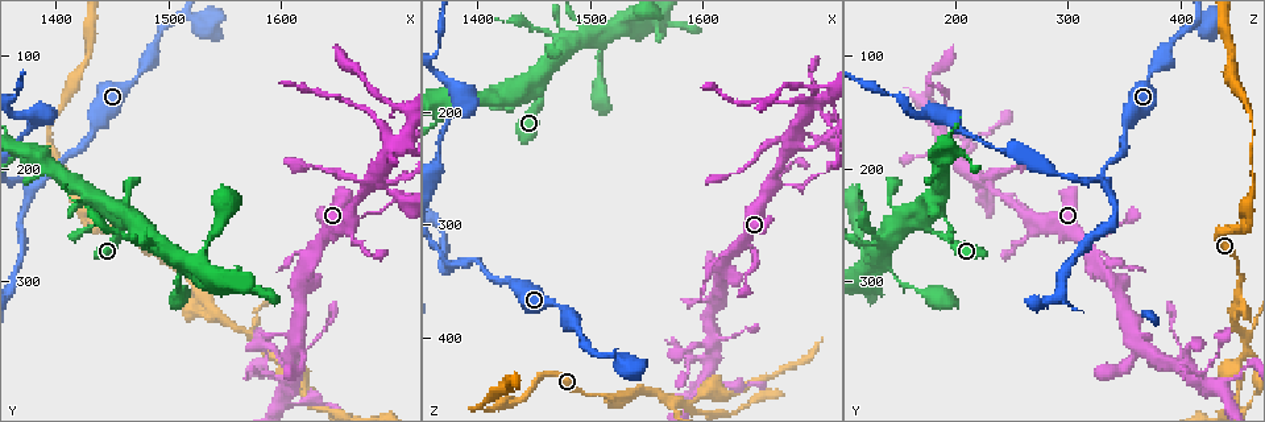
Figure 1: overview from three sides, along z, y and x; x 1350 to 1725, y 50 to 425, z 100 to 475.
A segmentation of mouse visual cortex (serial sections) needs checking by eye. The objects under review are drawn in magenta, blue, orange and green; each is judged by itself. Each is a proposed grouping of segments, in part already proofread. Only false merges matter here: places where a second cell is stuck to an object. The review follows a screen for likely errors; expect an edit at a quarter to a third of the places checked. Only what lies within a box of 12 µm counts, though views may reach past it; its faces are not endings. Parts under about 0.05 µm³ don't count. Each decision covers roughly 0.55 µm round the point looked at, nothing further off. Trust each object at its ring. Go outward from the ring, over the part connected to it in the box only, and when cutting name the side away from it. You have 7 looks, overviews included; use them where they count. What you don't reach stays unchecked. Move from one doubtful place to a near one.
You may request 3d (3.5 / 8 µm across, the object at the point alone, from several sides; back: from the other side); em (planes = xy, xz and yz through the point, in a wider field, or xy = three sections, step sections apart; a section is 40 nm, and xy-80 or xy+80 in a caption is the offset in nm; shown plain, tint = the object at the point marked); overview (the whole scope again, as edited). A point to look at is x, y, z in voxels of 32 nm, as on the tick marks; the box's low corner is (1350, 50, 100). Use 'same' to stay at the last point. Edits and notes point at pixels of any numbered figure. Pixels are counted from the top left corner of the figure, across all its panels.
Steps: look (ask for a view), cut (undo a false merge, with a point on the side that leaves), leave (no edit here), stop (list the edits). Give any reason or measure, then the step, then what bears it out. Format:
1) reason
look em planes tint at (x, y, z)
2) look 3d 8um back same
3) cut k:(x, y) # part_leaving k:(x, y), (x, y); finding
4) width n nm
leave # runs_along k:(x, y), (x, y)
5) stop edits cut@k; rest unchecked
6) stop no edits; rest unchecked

small branch off a trunk
look 3d 3.5um at (1472, 260, 132)

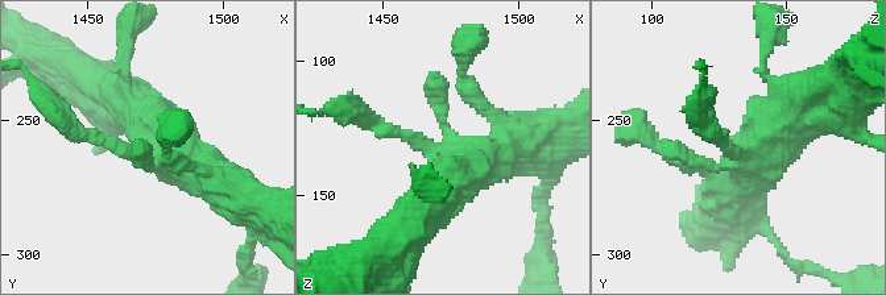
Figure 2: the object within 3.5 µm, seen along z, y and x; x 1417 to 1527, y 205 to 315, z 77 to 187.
shape alone is not enough
look em xy step 3 tint at (1471, 262, 134)

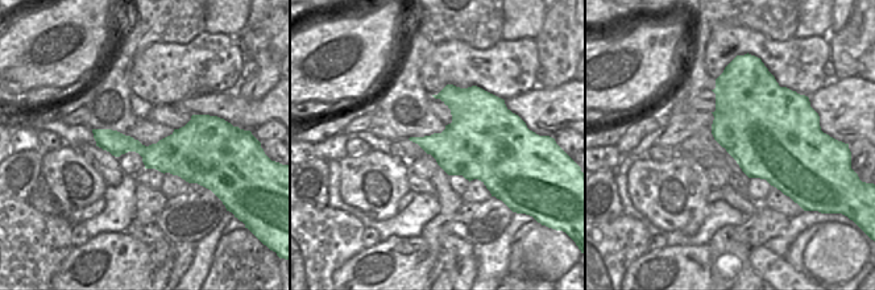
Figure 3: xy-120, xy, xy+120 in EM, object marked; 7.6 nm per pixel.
cut 2:(708, 134) # part_leaving 2:(724, 141), (700, 116), (704, 65); two cells meet here

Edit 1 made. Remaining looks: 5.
look overview

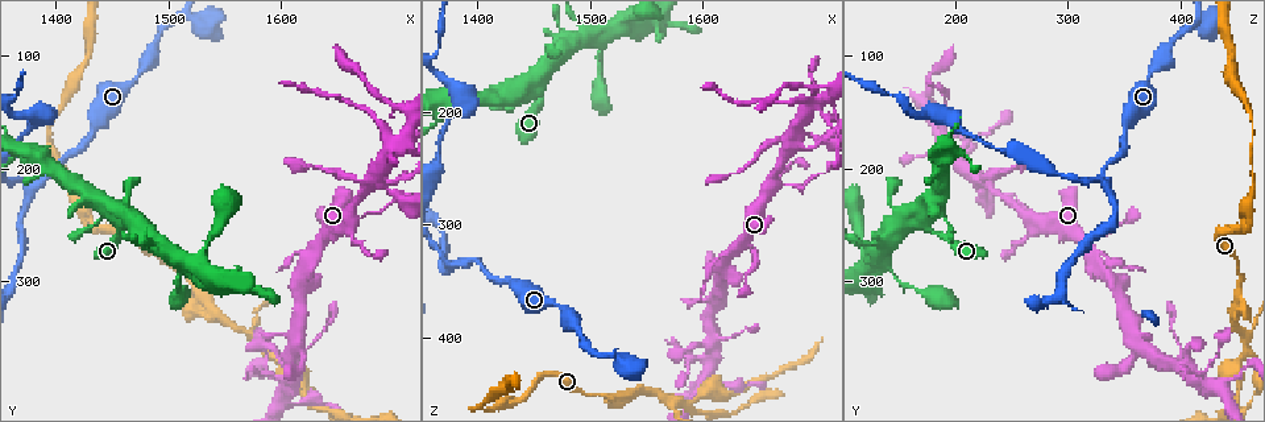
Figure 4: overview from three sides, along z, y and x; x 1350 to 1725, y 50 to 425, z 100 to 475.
three-way junction
look 3d 3.5um at (1380, 214, 336)

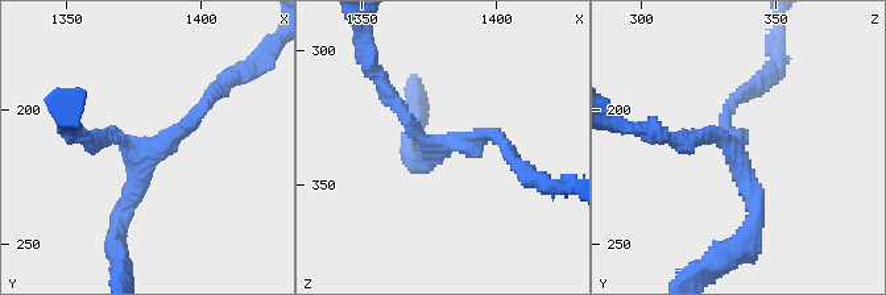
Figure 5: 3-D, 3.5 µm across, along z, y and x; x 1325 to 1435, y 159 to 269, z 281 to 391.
arms 3; arm_widths 150, 200, 250 nm
look em xy step 2 plain at (1380, 215, 335)

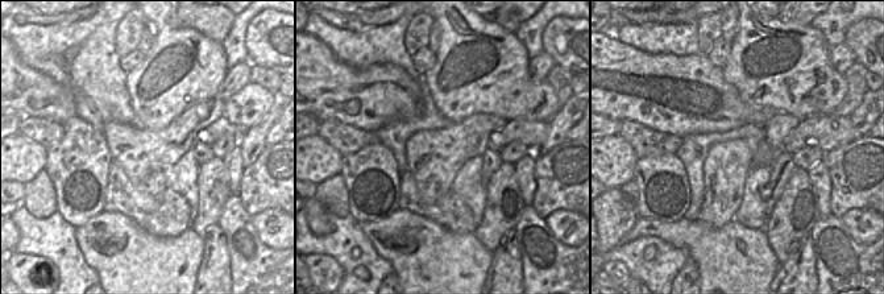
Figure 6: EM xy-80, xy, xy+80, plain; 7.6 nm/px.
where the object lies
look em xy step 2 tint same

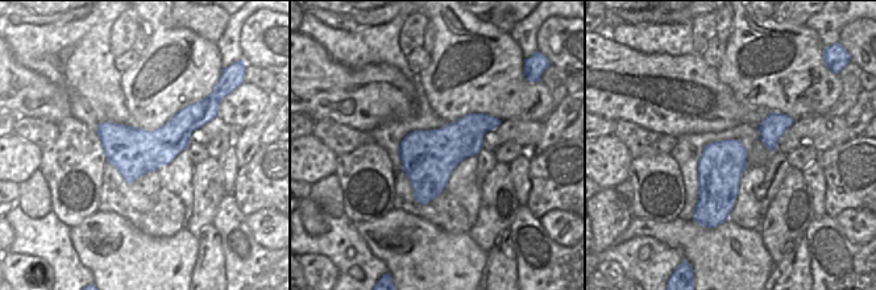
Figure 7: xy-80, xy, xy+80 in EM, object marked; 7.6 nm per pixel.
width 420 nm
leave # runs_along 5:(509, 149), (493, 136), (429, 146), (392, 95); continuous, no second cell

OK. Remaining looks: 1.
stop edits cut@2; rest unchecked

